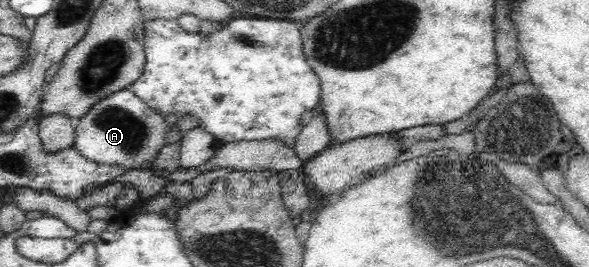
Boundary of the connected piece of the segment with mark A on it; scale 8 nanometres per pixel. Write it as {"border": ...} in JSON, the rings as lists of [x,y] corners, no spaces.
{"border":[[[129,88],[113,92],[97,102],[74,128],[72,146],[81,156],[99,165],[125,168],[125,171],[151,168],[160,149],[168,144],[165,141],[168,132],[165,119],[146,107]]]}

